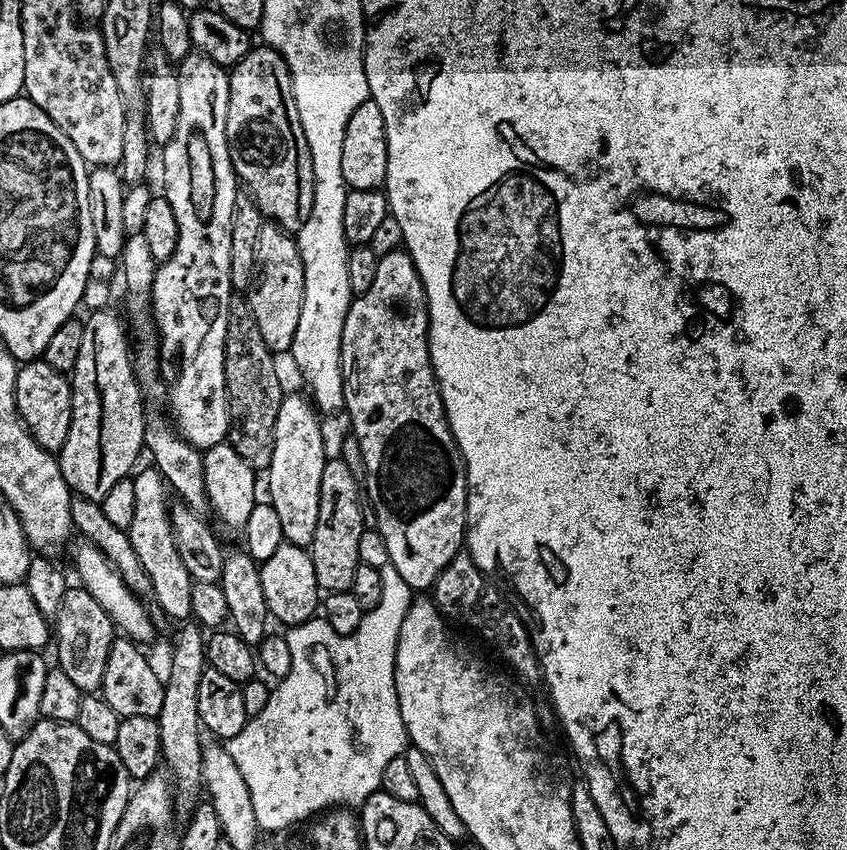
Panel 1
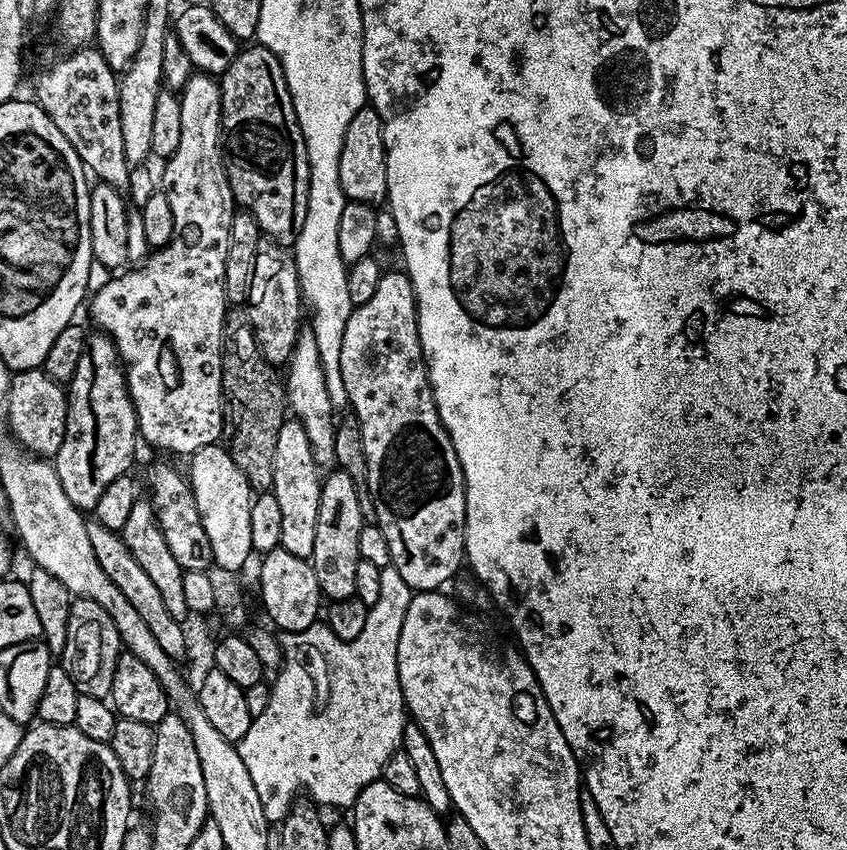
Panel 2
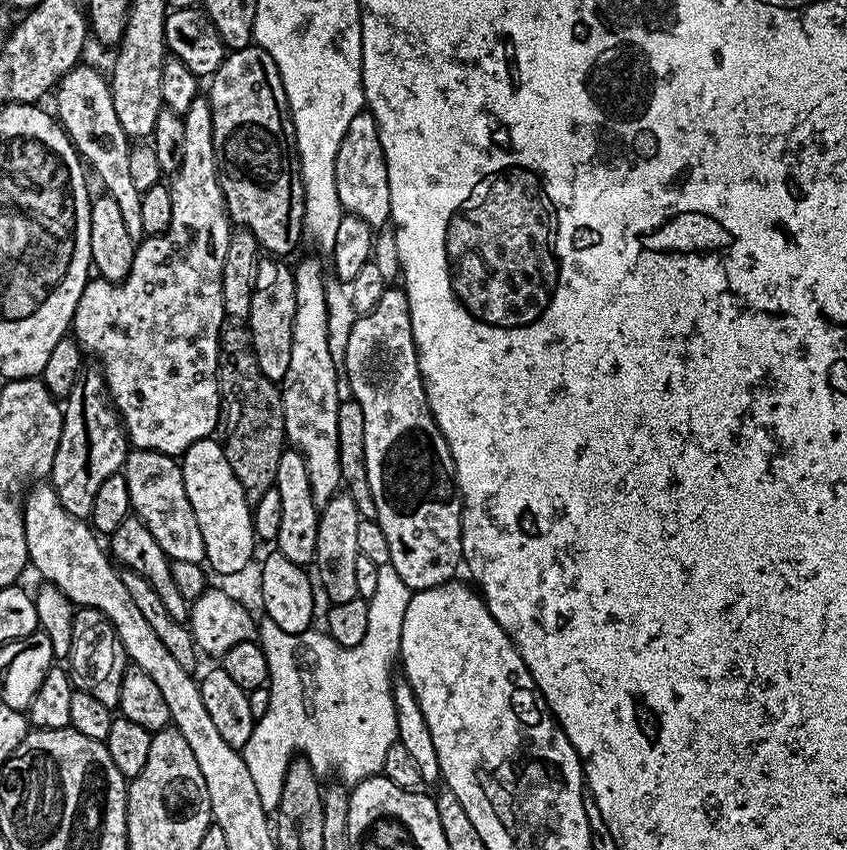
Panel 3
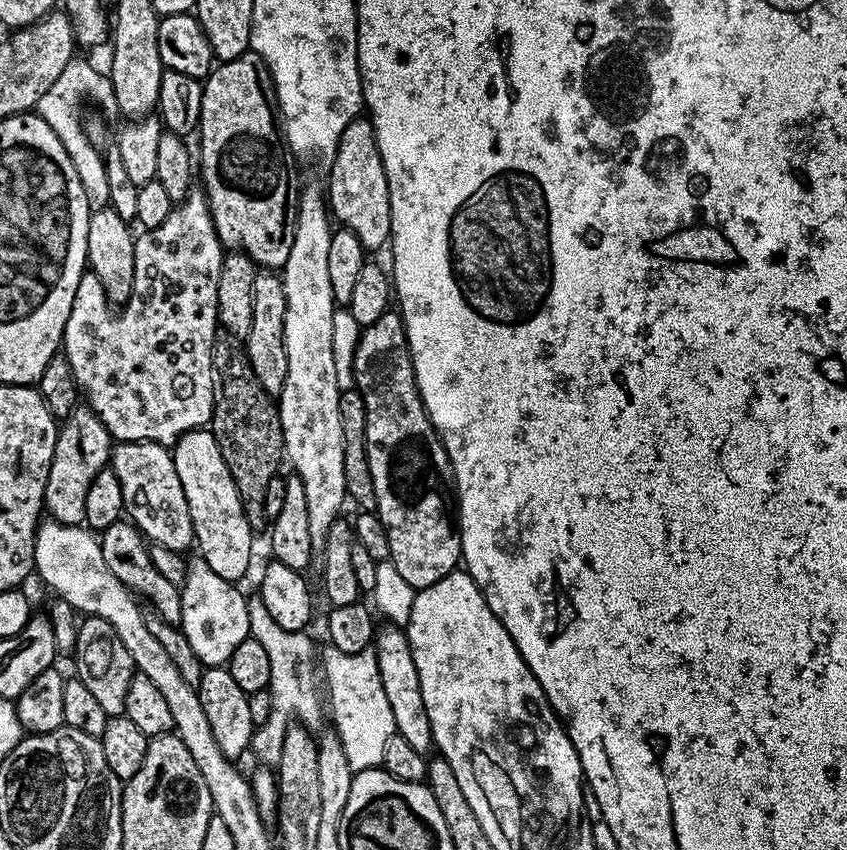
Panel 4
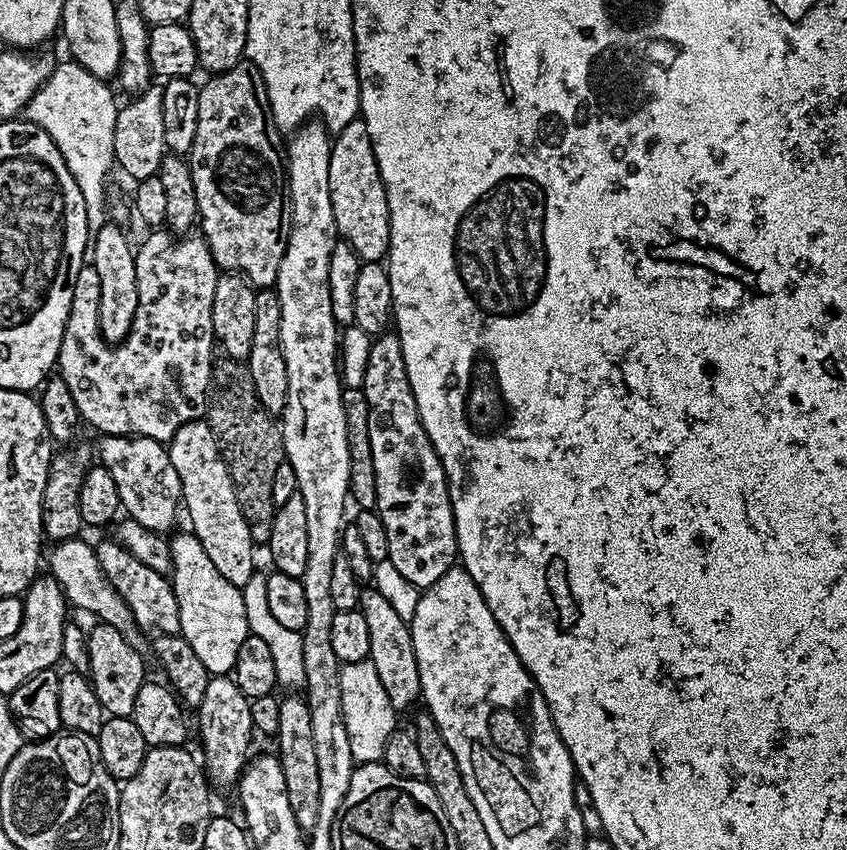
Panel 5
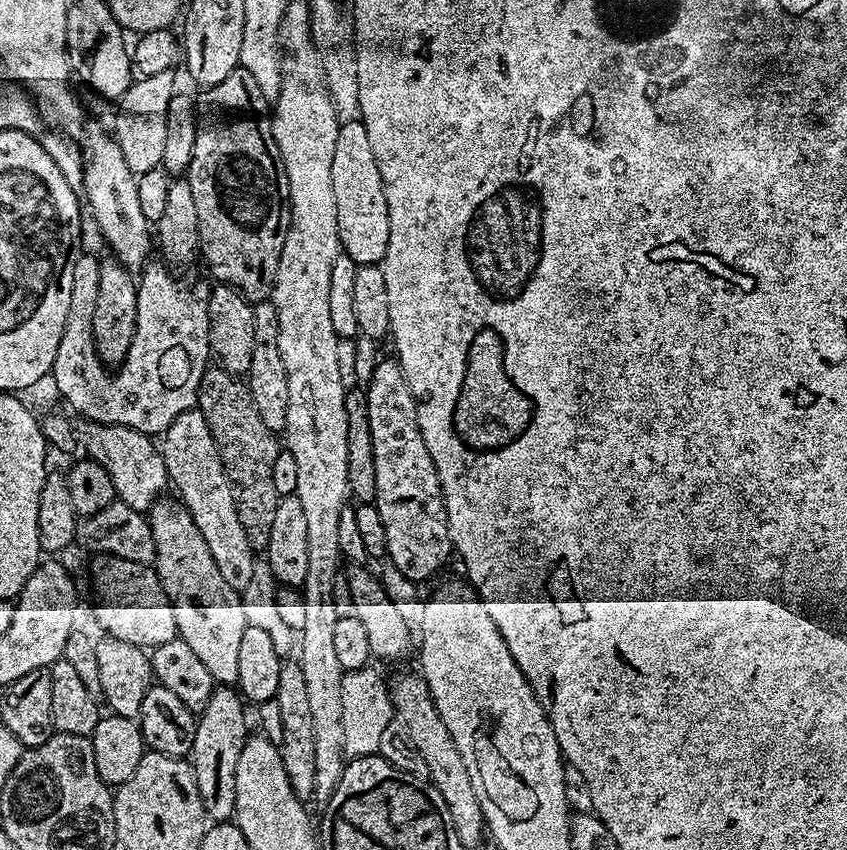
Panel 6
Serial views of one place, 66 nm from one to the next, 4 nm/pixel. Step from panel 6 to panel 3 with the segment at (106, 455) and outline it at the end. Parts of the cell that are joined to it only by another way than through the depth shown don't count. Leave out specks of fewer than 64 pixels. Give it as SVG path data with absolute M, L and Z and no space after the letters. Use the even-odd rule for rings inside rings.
M138 448L129 451L124 459L122 475L126 478L126 490L130 490L132 512L154 534L168 559L204 564L206 546L202 542L202 530L198 530L198 518L194 518L194 506L186 498L179 463L161 452Z

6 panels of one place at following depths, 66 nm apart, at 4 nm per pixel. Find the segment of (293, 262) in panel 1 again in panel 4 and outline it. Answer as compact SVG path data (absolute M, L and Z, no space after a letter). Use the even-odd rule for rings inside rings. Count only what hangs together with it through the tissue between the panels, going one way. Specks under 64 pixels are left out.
M257 271L254 278L254 315L250 321L250 334L242 340L244 352L250 366L273 398L279 397L282 386L286 386L286 294L283 279L275 271Z

